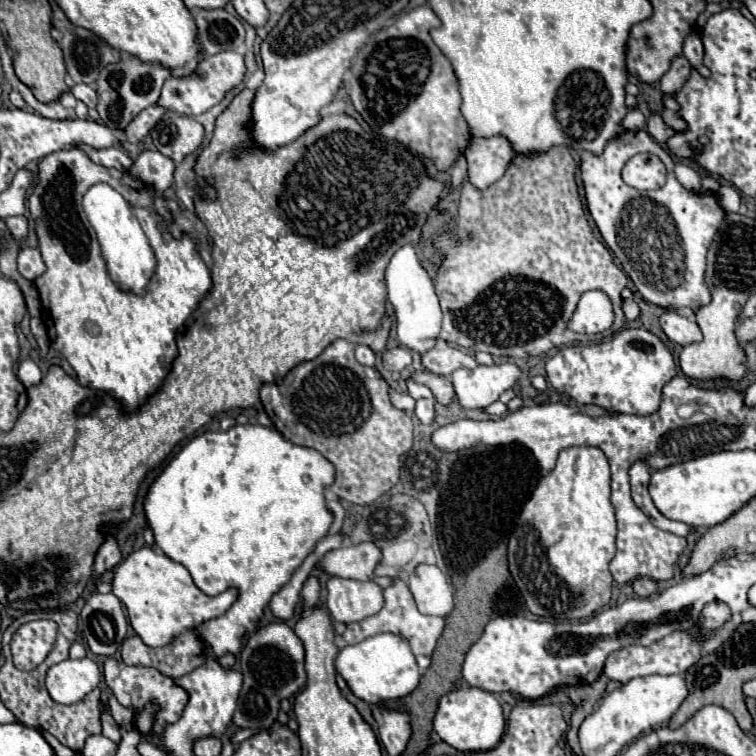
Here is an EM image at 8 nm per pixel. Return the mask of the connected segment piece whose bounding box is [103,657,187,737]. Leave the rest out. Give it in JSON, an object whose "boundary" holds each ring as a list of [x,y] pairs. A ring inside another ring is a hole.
{"boundary":[[[109,657],[103,665],[103,675],[105,675],[105,683],[111,689],[111,693],[117,697],[117,701],[125,707],[131,707],[135,715],[139,715],[143,711],[145,705],[155,703],[159,709],[153,713],[153,727],[151,727],[151,735],[161,737],[163,729],[175,721],[179,721],[179,717],[183,715],[183,709],[187,705],[187,691],[181,685],[175,685],[173,677],[167,677],[165,673],[161,673],[155,667],[131,667],[125,665],[123,661],[115,661],[113,657]]]}

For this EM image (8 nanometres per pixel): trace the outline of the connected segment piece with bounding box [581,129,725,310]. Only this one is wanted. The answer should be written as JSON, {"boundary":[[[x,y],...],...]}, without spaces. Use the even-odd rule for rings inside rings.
{"boundary":[[[623,131],[615,141],[609,141],[601,157],[595,157],[591,153],[583,153],[581,157],[581,179],[585,187],[587,207],[597,223],[605,243],[609,249],[617,255],[621,261],[625,273],[635,283],[641,297],[661,309],[699,309],[711,301],[709,289],[705,287],[703,275],[705,275],[705,257],[707,249],[719,229],[719,223],[725,217],[725,211],[721,209],[719,201],[711,193],[691,193],[679,185],[673,173],[673,159],[667,149],[663,149],[657,141],[651,139],[647,131]],[[637,153],[655,153],[665,165],[667,165],[667,183],[657,191],[639,191],[623,183],[621,169],[629,161],[629,155]]]}

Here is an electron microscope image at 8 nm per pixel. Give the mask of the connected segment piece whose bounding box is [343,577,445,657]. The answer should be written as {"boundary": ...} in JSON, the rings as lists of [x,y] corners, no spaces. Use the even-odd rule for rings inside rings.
{"boundary":[[[391,577],[391,585],[385,589],[385,605],[383,605],[383,609],[379,613],[371,615],[371,617],[365,617],[363,621],[349,623],[347,631],[343,633],[343,639],[347,641],[347,645],[355,645],[355,643],[359,643],[359,641],[363,641],[367,637],[373,637],[377,633],[405,635],[409,645],[411,645],[413,655],[427,655],[429,657],[433,653],[441,633],[443,633],[443,627],[445,627],[443,617],[429,617],[429,615],[419,613],[407,583],[403,579],[399,579],[399,577]]]}

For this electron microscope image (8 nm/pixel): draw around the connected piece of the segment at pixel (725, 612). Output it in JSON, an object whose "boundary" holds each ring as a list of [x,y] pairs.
{"boundary":[[[711,603],[703,609],[703,629],[713,631],[729,619],[729,609],[723,603]]]}

